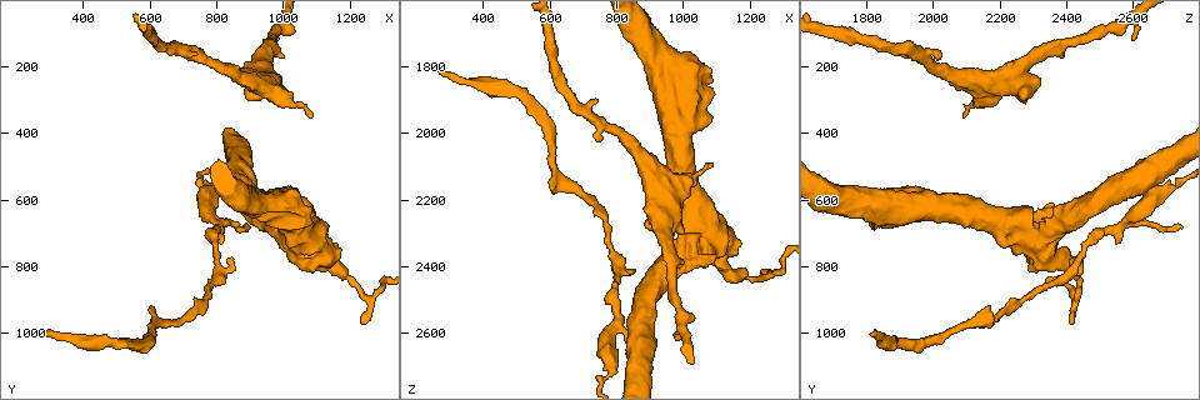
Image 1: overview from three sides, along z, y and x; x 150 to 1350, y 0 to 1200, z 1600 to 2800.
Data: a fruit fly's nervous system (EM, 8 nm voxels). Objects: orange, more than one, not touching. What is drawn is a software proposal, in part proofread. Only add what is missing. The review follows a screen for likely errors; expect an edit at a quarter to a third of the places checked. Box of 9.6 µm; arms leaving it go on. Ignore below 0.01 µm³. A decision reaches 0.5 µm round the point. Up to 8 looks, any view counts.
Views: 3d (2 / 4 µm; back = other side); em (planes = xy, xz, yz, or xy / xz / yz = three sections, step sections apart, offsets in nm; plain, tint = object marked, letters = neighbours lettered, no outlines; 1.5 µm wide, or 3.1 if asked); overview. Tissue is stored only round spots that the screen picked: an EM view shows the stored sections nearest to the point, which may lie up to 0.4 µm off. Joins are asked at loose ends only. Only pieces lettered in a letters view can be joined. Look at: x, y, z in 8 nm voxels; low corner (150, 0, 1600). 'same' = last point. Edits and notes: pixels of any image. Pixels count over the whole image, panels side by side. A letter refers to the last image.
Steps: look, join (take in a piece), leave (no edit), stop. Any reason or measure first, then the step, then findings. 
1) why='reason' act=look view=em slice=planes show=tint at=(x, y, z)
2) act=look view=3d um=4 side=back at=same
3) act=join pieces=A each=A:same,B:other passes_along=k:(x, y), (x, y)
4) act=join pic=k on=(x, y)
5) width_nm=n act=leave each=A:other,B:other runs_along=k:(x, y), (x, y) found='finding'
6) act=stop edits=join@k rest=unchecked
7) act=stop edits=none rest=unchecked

why='free end' act=look view=3d um=2 at=(280, 1010, 1810)

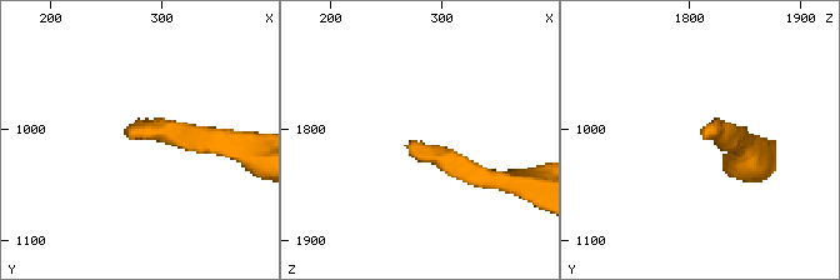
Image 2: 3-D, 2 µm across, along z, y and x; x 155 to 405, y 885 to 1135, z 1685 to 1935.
why='need the tissue' act=look view=em slice=xy step=8 show=letters at=(274, 1000, 1812)

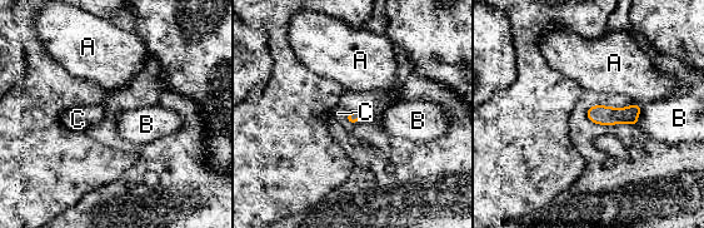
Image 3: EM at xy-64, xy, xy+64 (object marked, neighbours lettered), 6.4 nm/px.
act=look view=em slice=planes show=letters at=same

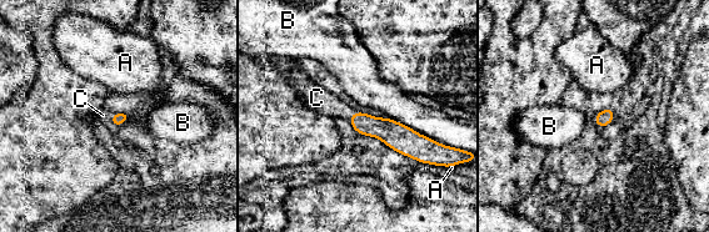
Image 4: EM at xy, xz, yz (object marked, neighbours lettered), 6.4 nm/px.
act=join pieces=C each=A:other,B:other,C:same found='the neuron continues'

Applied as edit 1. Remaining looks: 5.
why='branch stops here' act=look view=3d um=4 at=(1090, 340, 2080)

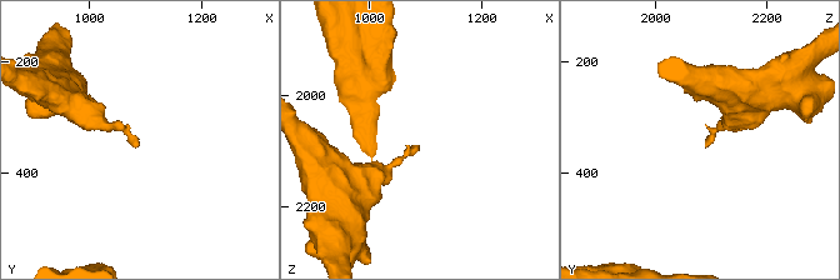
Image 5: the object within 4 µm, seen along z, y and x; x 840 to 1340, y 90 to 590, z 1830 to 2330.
act=look view=em slice=planes show=tint at=(1085, 335, 2095)

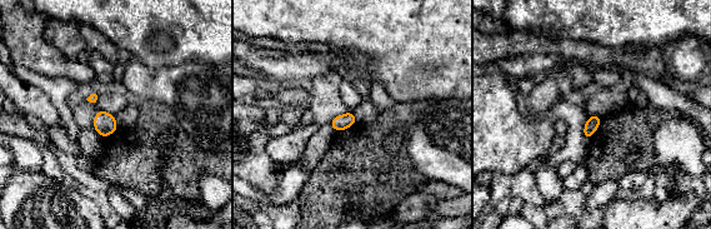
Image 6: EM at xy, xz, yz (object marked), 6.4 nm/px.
act=look view=em slice=planes show=letters at=same

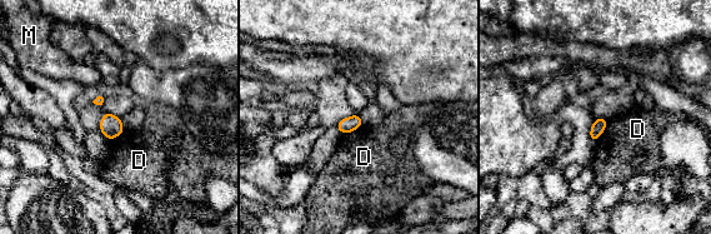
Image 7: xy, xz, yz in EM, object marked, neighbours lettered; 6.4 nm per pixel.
act=leave each=D:other,M:other border=7:(607, 120), (605, 130), (594, 143) found='none of them fits'

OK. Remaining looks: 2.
act=stop edits=join@4 rest=unchecked

